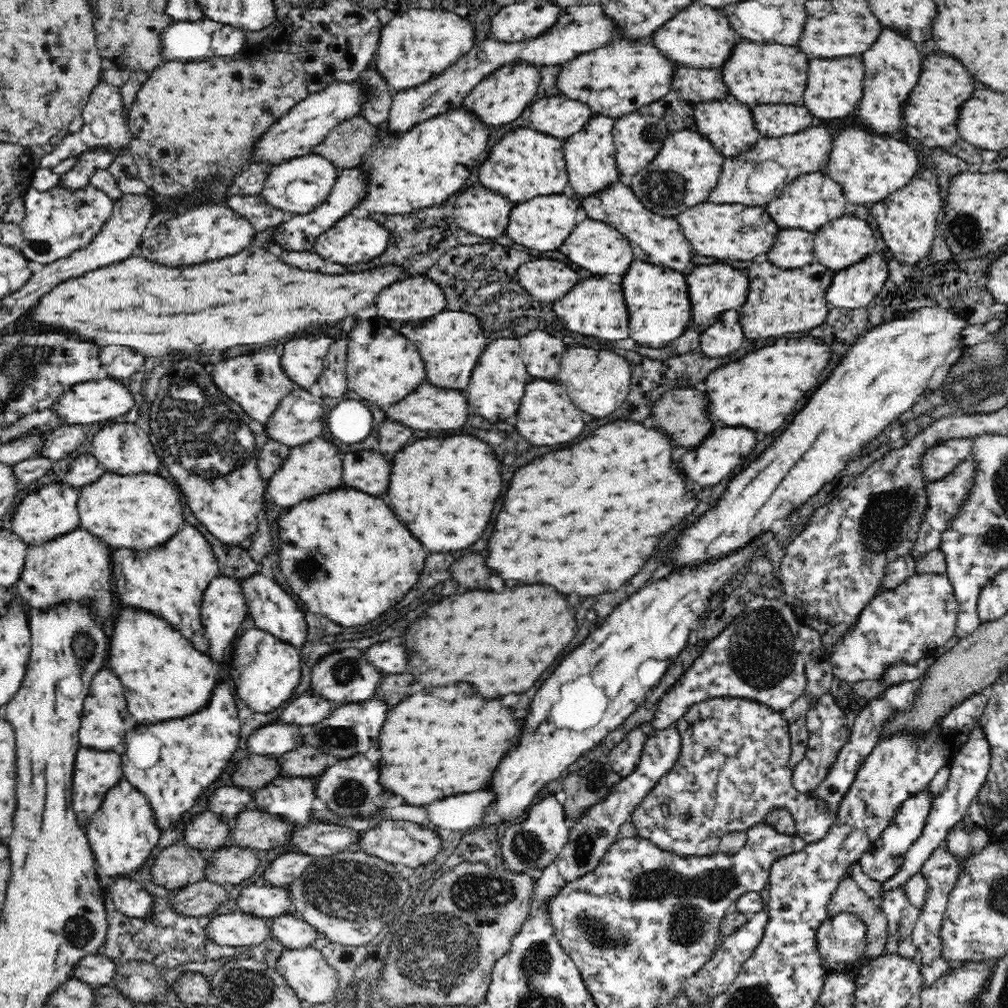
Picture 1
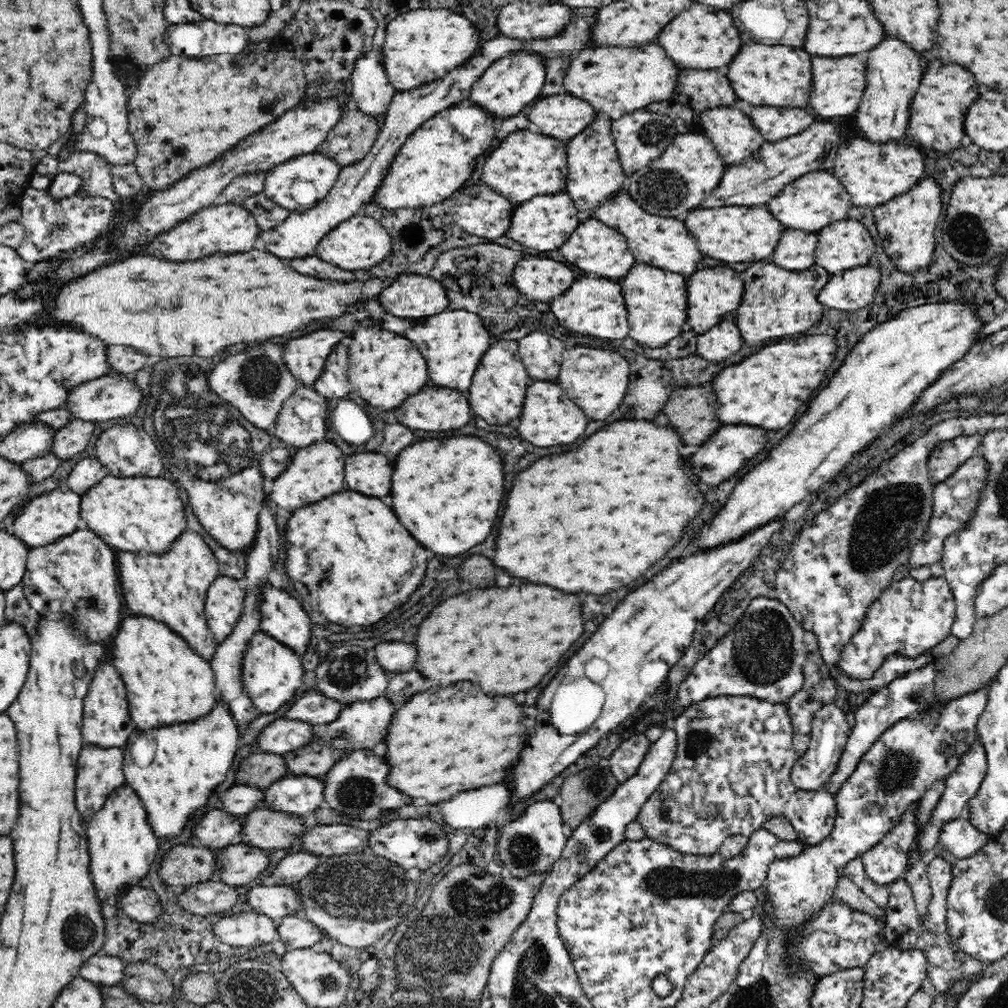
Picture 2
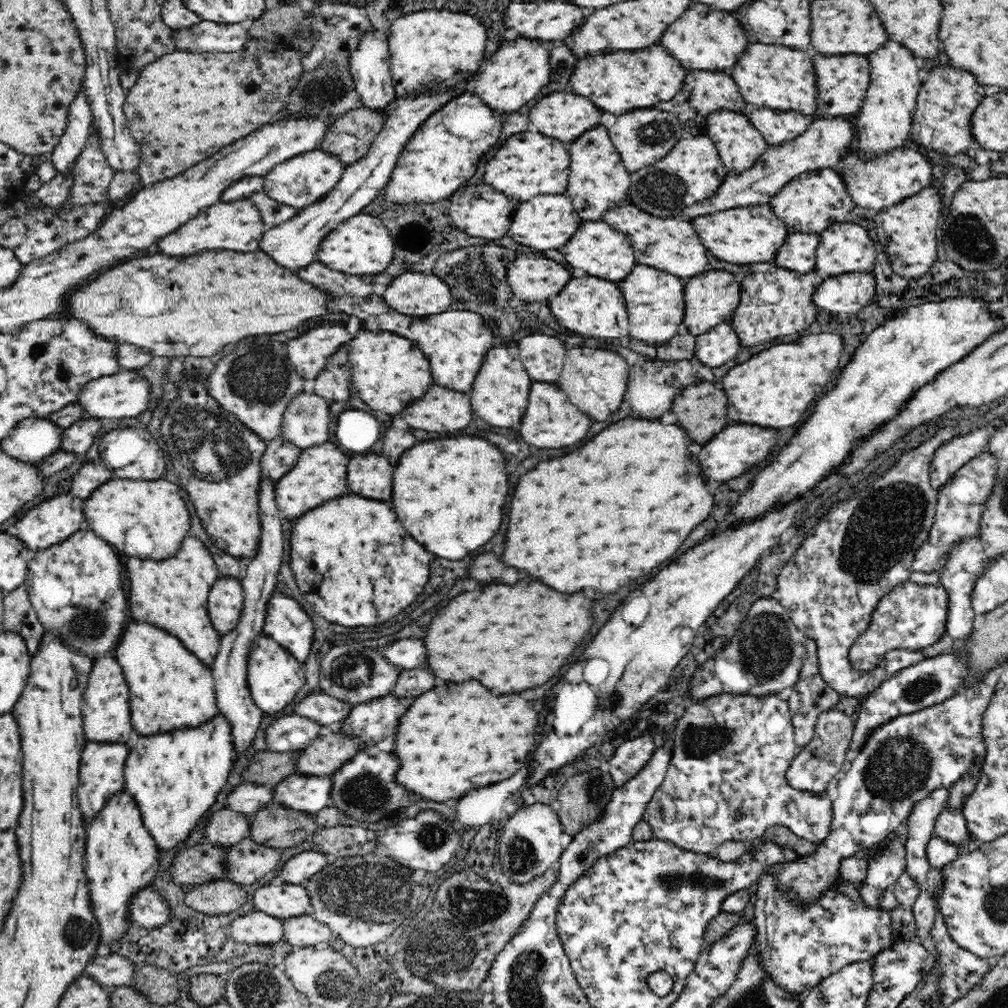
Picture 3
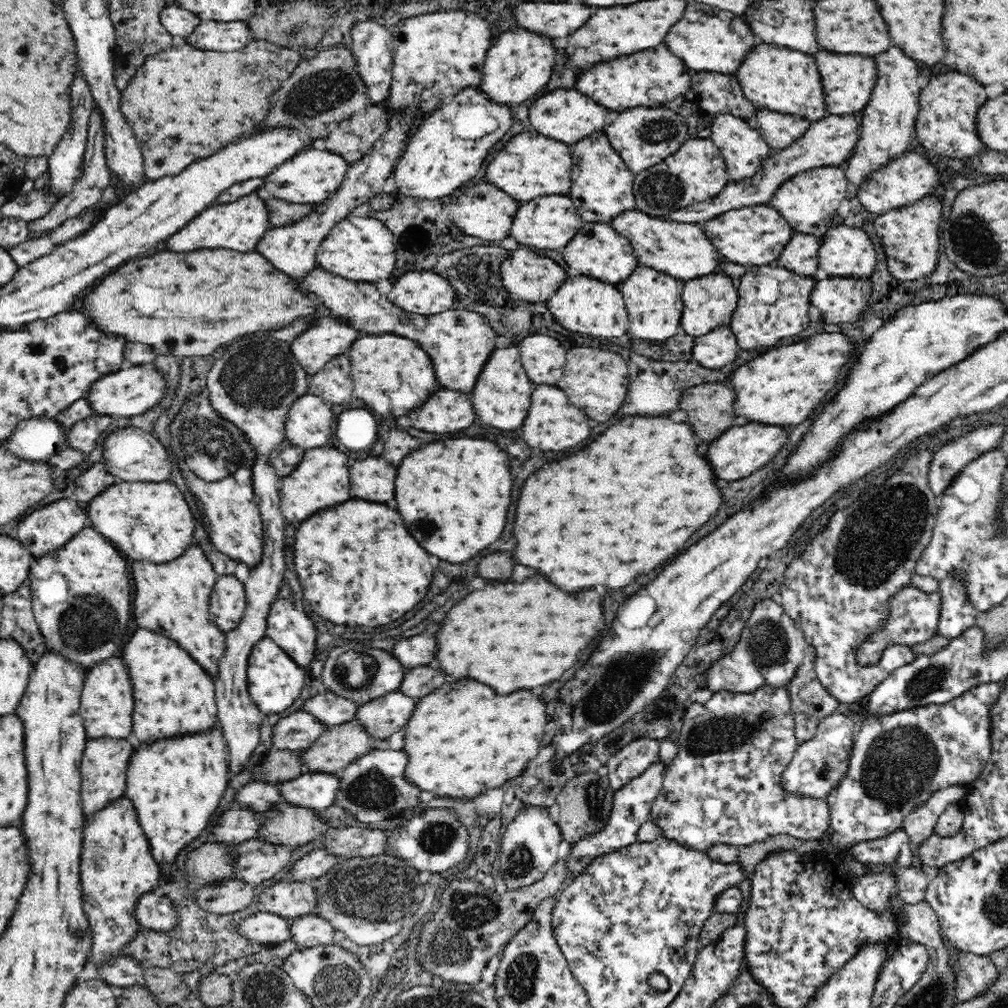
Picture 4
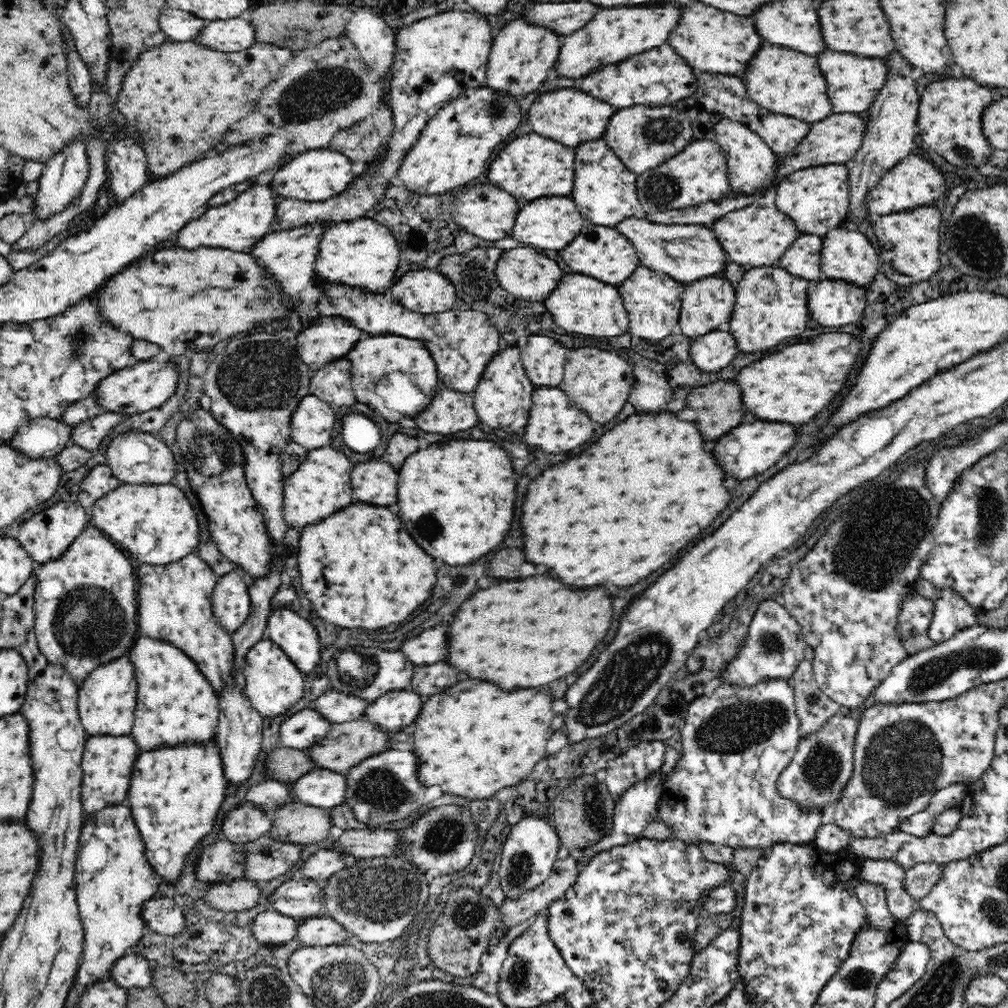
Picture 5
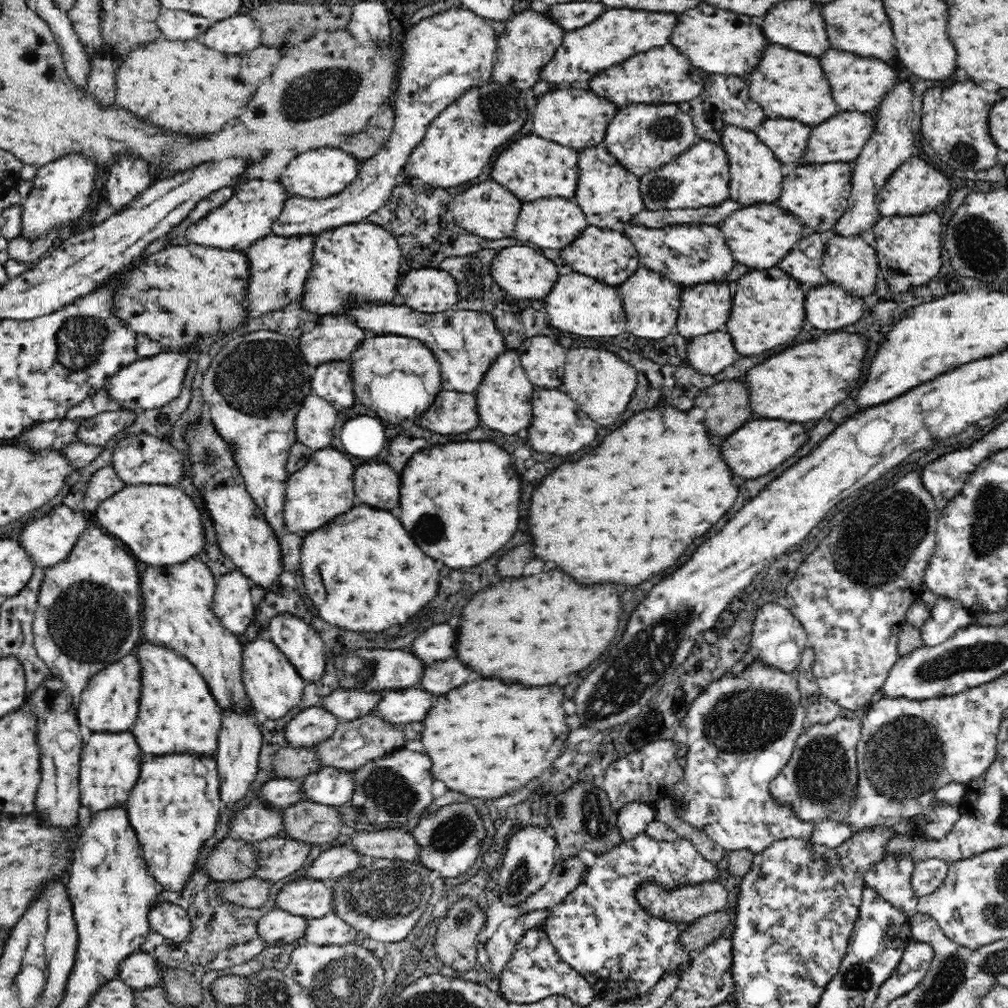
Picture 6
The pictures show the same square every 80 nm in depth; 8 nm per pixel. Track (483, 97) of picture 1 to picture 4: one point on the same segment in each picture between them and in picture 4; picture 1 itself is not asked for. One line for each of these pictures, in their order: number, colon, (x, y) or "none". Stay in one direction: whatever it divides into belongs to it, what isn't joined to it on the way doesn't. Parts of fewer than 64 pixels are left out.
2: (506, 86)
3: (517, 72)
4: (519, 64)

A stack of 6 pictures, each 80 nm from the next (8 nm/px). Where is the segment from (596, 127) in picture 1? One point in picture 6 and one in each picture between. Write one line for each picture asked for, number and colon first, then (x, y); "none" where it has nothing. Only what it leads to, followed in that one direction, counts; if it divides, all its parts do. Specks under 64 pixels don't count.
2: (594, 171)
3: (598, 180)
4: (601, 184)
5: (604, 190)
6: (609, 194)

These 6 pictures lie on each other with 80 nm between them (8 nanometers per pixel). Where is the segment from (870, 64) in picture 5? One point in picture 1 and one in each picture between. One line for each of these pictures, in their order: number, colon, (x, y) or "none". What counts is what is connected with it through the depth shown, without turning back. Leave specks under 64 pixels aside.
1: (835, 87)
2: (837, 87)
3: (843, 81)
4: (848, 78)

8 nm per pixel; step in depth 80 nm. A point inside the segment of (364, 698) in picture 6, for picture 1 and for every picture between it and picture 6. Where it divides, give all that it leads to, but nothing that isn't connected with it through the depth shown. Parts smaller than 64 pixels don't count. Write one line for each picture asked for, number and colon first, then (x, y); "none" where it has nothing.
1: (310, 709)
2: (314, 708)
3: (323, 708)
4: (331, 709)
5: (338, 707)

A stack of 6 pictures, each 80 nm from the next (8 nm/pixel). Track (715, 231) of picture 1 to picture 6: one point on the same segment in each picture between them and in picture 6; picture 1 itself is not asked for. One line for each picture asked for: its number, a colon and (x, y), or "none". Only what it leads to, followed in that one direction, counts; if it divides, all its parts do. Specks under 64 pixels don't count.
2: (734, 233)
3: (748, 235)
4: (755, 235)
5: (752, 236)
6: (760, 236)

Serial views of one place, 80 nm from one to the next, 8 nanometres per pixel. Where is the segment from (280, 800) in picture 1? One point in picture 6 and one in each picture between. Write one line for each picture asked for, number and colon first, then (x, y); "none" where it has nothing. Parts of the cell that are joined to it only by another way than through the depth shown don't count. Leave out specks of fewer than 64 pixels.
2: (300, 795)
3: (308, 793)
4: (316, 791)
5: (322, 788)
6: (331, 786)

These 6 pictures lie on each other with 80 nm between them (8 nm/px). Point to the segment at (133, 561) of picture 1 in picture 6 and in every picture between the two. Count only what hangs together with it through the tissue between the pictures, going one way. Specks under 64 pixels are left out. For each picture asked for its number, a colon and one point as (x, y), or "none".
2: (171, 587)
3: (172, 593)
4: (172, 598)
5: (175, 599)
6: (178, 600)

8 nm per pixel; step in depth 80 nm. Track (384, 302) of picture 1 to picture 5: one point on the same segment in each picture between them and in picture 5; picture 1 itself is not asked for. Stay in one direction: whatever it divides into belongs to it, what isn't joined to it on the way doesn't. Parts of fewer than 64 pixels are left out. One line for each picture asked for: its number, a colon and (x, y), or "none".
2: (409, 296)
3: (419, 295)
4: (427, 293)
5: (426, 292)

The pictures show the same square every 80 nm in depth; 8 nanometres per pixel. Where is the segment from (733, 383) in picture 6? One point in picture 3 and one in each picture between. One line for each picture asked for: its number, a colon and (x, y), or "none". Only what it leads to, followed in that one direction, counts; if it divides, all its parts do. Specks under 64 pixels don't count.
3: (701, 409)
4: (710, 407)
5: (719, 406)

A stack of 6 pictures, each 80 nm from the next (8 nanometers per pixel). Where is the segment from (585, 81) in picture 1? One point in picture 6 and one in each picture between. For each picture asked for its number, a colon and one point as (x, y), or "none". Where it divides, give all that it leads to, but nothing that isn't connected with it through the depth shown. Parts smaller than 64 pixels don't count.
2: (615, 81)
3: (619, 82)
4: (619, 84)
5: (624, 85)
6: (628, 83)

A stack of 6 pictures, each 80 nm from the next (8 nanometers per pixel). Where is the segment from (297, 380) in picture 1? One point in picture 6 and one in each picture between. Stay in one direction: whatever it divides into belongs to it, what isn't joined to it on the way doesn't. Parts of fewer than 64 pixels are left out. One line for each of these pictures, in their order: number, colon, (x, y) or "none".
2: (305, 357)
3: (309, 354)
4: (312, 348)
5: (335, 336)
6: (335, 337)

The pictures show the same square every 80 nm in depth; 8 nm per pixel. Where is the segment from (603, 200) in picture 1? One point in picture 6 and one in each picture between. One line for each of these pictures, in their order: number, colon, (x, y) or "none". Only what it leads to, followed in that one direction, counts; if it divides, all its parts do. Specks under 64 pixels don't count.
2: (662, 242)
3: (671, 244)
4: (678, 249)
5: (686, 253)
6: (706, 258)

